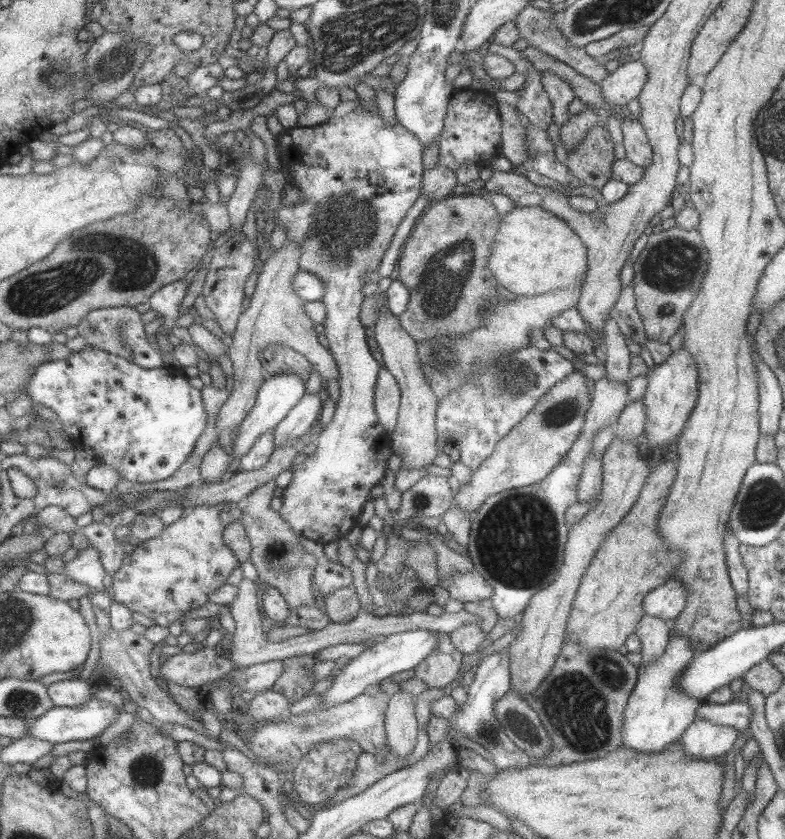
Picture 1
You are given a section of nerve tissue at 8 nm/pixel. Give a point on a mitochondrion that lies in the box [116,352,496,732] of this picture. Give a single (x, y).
(421, 501)

